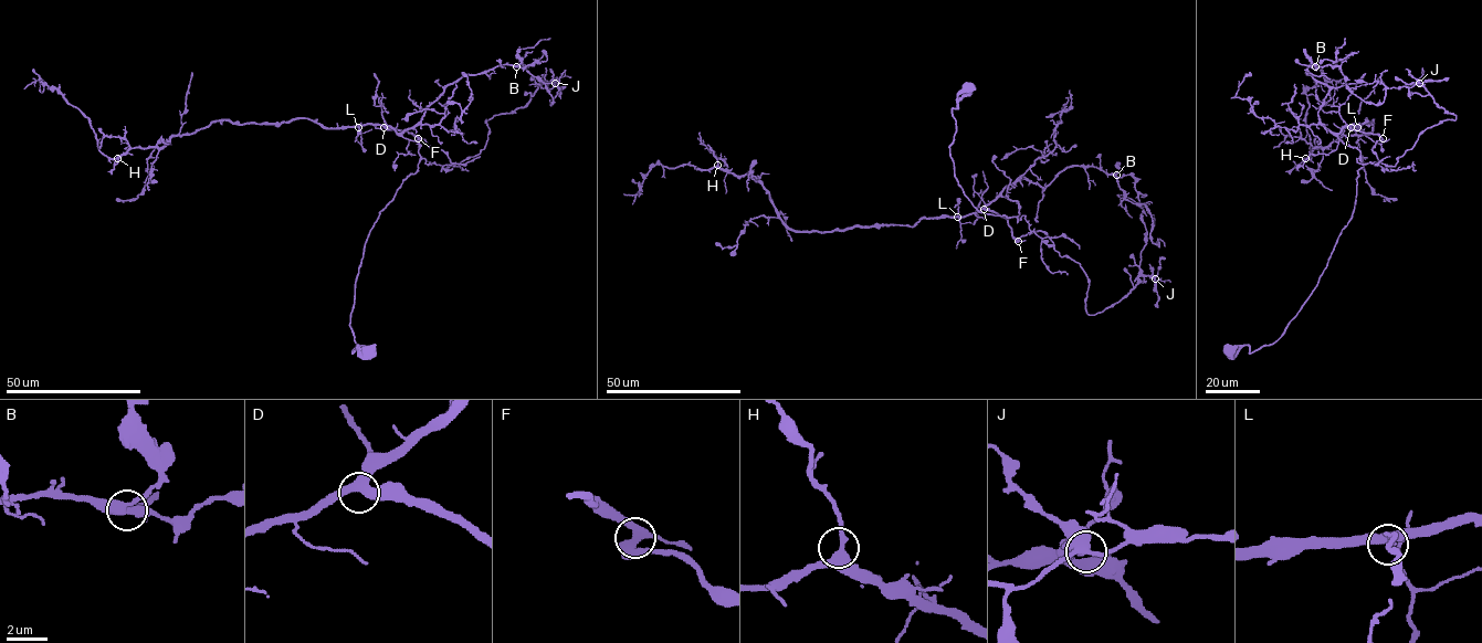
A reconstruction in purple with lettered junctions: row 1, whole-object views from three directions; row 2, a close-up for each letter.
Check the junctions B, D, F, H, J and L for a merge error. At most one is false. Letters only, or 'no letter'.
no letter

